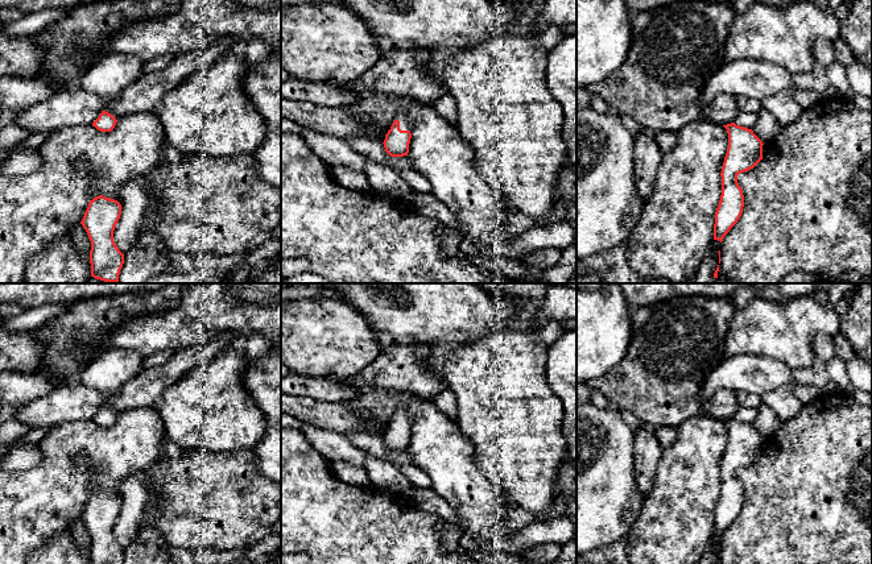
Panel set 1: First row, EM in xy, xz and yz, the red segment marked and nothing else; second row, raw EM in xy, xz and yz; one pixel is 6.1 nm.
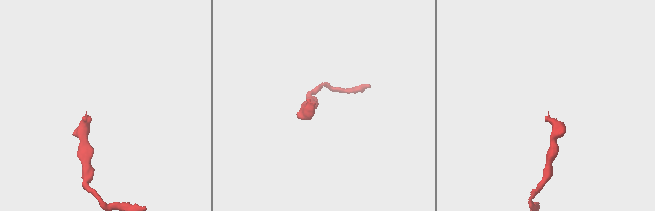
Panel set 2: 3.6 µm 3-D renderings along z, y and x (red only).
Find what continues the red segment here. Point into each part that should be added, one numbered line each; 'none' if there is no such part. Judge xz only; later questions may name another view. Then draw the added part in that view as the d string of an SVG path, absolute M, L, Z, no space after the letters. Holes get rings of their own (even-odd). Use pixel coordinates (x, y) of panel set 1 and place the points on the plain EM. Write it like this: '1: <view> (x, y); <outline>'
1: xz (403, 413); M401 407L396 415L400 416L400 424L401 426L410 426L410 415L406 409Z

